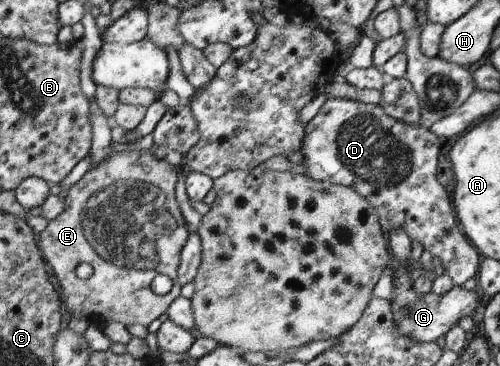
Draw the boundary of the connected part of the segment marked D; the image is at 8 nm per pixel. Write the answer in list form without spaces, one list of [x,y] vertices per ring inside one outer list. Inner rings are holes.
[[[327,99],[305,128],[299,151],[308,178],[356,188],[375,208],[383,232],[406,231],[411,241],[420,242],[442,262],[454,286],[476,278],[480,254],[462,234],[446,189],[436,177],[443,139],[422,123],[411,125],[388,116],[380,105],[346,99]]]

